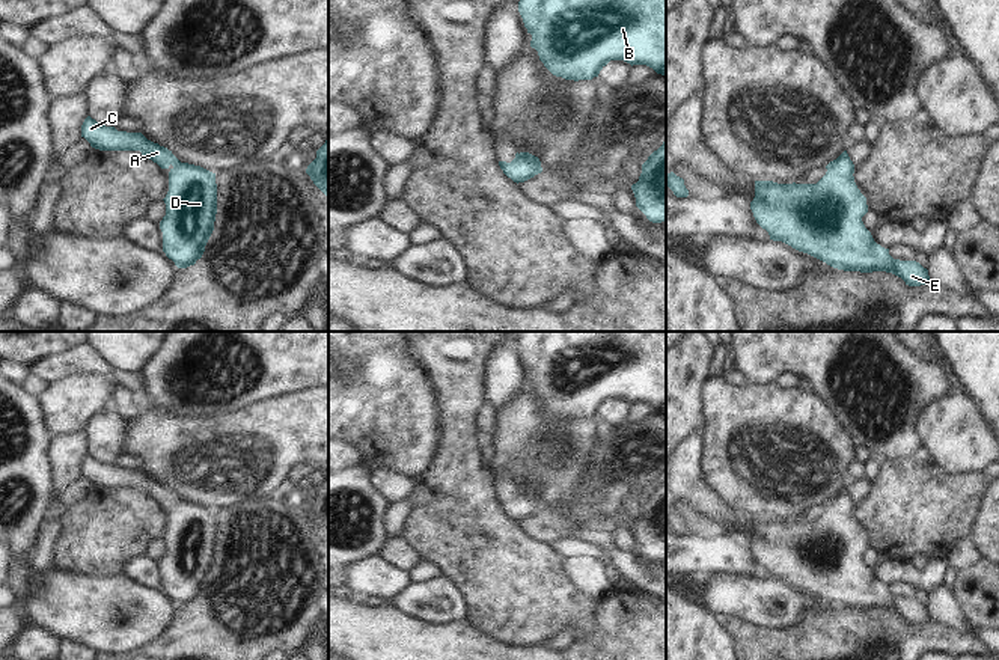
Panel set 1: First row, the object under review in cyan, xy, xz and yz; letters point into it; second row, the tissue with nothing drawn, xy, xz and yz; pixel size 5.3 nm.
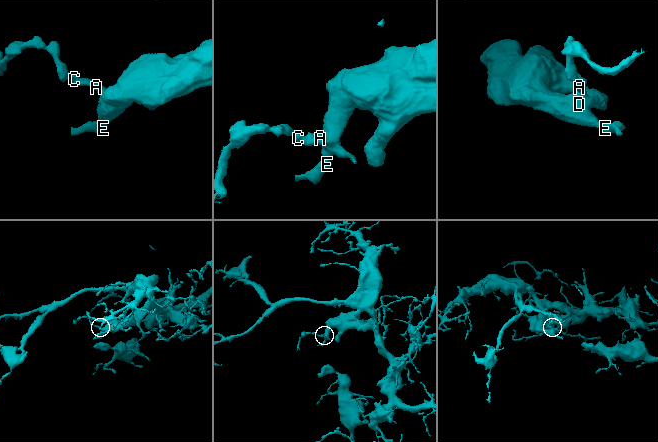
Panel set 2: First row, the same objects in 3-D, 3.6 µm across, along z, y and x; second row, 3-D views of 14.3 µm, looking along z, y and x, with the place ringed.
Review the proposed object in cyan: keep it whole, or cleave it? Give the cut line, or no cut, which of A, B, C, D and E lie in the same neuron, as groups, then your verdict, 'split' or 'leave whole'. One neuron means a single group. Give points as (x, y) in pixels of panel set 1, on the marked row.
no cut | A B C D E | leave whole

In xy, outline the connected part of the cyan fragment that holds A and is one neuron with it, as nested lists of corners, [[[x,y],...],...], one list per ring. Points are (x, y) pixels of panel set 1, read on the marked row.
[[[87,116],[81,137],[99,151],[140,151],[161,169],[169,169],[169,191],[163,199],[166,215],[160,222],[163,252],[178,268],[202,258],[214,231],[217,214],[215,173],[181,163],[172,151],[148,140],[142,133],[118,131]]]

